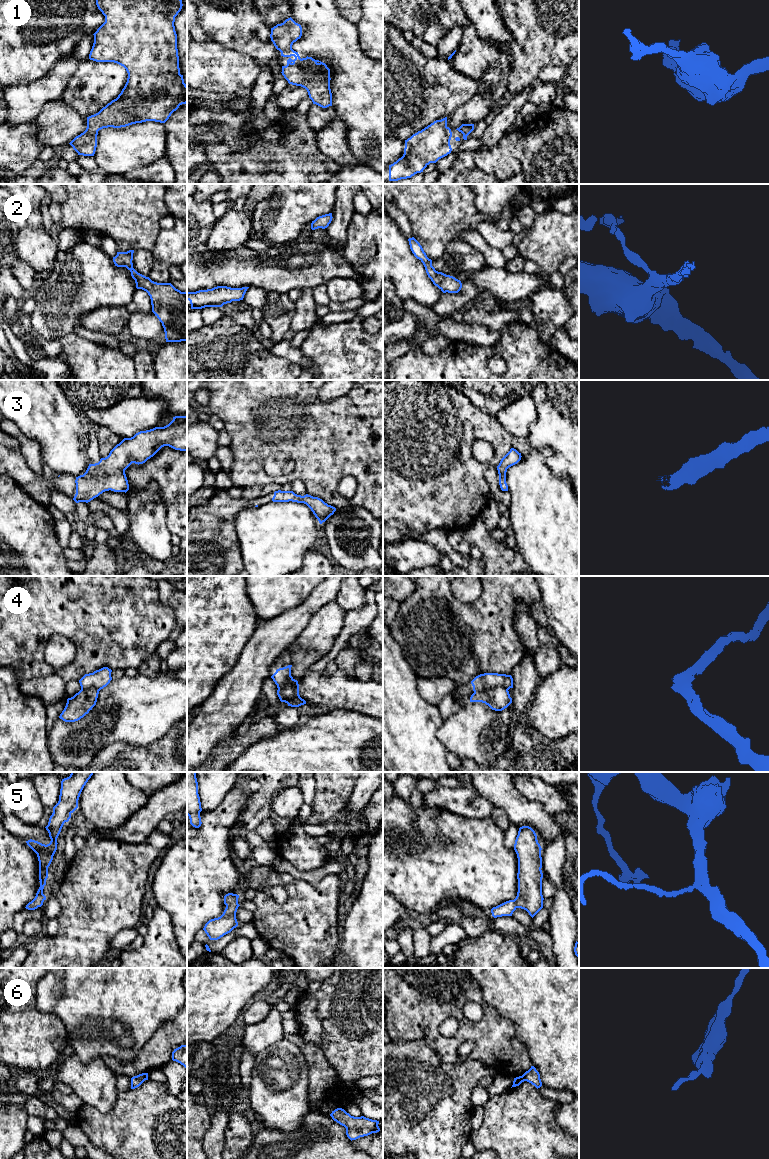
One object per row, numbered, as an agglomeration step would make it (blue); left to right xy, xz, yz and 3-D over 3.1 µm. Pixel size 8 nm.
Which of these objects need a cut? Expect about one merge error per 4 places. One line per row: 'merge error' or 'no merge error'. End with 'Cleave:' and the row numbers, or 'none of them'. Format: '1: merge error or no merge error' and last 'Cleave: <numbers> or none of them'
1: no merge error
2: no merge error
3: no merge error
4: merge error
5: no merge error
6: no merge error
Cleave: 4

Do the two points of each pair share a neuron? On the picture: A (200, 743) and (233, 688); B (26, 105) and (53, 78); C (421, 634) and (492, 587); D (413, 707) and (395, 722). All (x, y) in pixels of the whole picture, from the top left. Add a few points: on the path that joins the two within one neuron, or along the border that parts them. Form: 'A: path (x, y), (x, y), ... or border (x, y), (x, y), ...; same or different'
A: path (207, 729), (232, 702); same
B: path (33, 98), (46, 85); same
C: path (440, 634), (452, 634), (480, 606); same
D: path (409, 711), (399, 721); same

